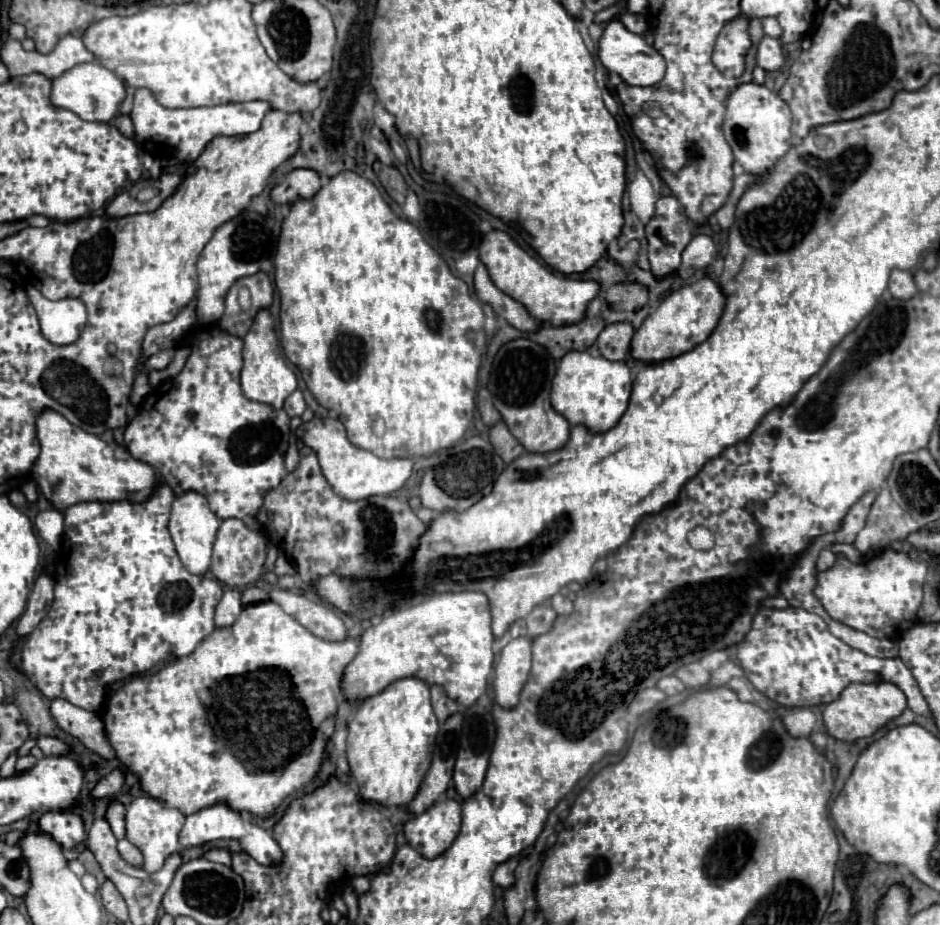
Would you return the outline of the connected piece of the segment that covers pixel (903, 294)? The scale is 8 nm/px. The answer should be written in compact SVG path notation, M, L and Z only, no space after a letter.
M893 270L891 272L891 278L889 278L889 292L899 298L899 300L909 300L917 294L917 288L915 288L915 282L913 282L913 276L911 272L905 272L905 270Z

